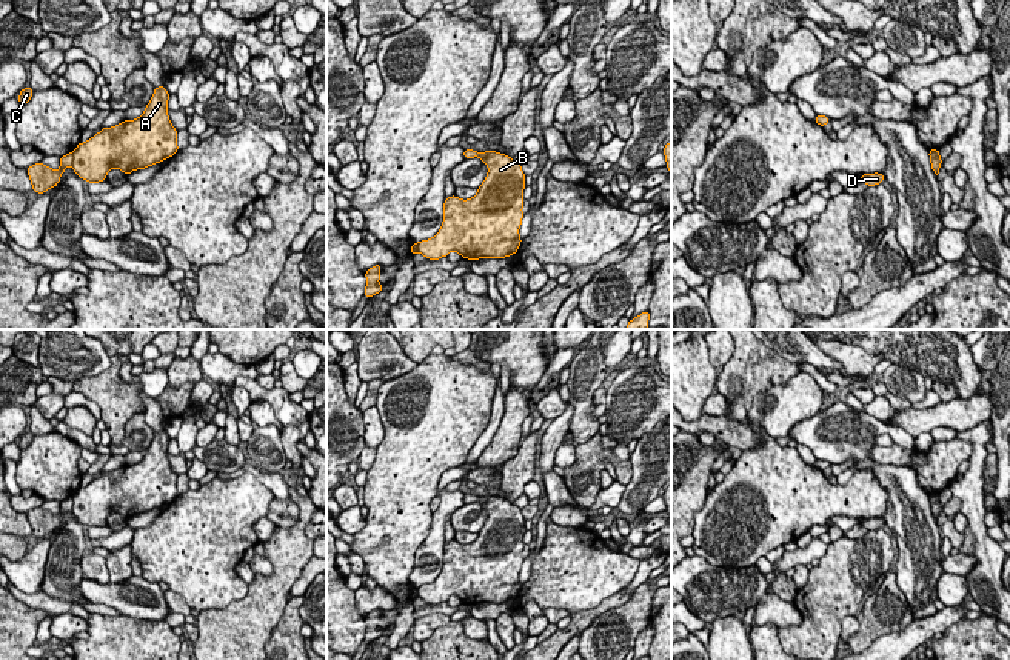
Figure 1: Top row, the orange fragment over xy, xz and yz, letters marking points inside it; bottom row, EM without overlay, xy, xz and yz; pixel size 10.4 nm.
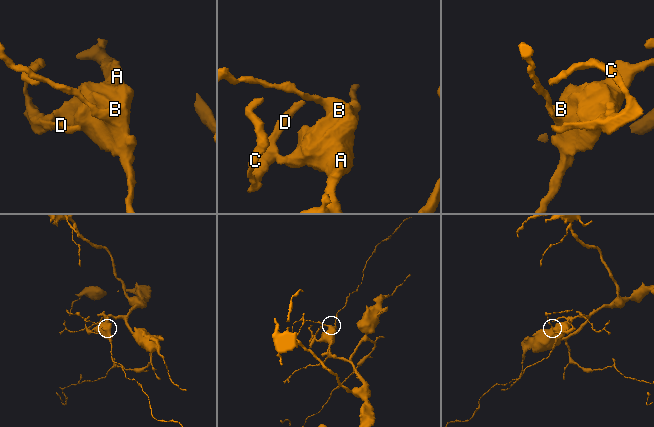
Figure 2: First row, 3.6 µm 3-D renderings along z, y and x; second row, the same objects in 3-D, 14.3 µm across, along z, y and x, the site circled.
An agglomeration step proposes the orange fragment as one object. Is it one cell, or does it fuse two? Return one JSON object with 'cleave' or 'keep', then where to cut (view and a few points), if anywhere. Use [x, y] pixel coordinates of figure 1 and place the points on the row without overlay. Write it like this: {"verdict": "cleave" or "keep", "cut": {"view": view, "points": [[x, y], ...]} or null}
{"verdict": "cleave", "cut": {"view": "xy", "points": [[71, 497], [73, 510]]}}

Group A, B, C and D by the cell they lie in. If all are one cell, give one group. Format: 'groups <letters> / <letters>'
groups A B / C D

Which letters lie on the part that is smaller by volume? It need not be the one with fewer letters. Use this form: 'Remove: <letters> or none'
Remove: C, D

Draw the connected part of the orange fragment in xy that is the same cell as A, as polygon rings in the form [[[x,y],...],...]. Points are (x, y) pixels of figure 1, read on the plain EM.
[[[165,431],[154,432],[154,438],[143,458],[135,465],[123,465],[102,475],[72,495],[74,517],[89,528],[106,525],[106,518],[117,512],[126,520],[145,514],[177,495],[177,474],[168,460],[169,437]]]

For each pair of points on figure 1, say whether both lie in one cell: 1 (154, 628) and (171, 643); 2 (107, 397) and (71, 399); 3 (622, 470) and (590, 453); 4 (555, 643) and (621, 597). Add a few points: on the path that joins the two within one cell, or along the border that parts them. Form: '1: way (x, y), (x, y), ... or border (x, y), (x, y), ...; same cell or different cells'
1: way (159, 633), (167, 639); same cell
2: border (73, 390), (90, 399), (99, 408), (102, 417); different cells
3: way (615, 462), (608, 456), (598, 456); same cell
4: way (571, 630), (604, 606); same cell

